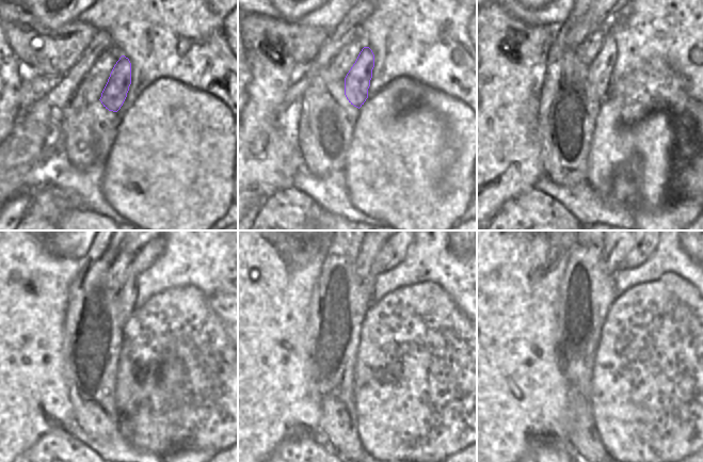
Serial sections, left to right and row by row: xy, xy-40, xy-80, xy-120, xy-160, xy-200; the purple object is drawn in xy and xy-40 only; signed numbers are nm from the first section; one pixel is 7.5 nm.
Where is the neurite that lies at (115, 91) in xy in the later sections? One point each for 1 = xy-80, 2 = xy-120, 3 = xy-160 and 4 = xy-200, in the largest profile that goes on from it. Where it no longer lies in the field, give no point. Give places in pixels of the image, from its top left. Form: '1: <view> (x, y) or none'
1: xy-80 (600, 74)
2: xy-120 (147, 256)
3: xy-160 (393, 253)
4: xy-200 (639, 252)

